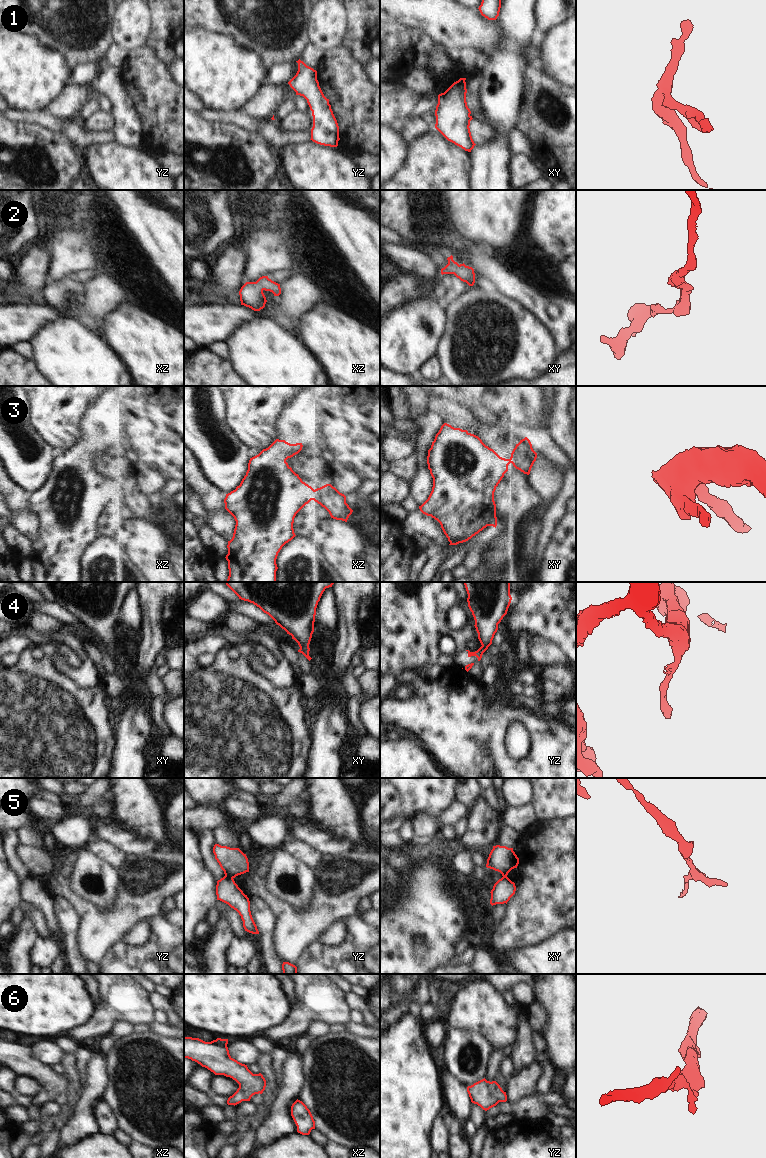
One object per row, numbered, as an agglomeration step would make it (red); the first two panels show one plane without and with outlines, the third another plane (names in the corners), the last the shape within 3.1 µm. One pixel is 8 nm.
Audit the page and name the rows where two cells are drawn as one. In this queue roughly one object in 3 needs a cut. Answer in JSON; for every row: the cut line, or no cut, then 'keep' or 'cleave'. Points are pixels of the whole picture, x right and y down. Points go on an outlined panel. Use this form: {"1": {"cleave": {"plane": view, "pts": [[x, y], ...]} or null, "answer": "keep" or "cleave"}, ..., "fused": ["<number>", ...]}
{"1": {"cleave": null, "answer": "keep"}, "2": {"cleave": null, "answer": "keep"}, "3": {"cleave": {"plane": "xz", "pts": [[314, 490], [312, 499]]}, "answer": "cleave"}, "4": {"cleave": null, "answer": "keep"}, "5": {"cleave": {"plane": "yz", "pts": [[224, 876], [232, 878]]}, "answer": "cleave"}, "6": {"cleave": null, "answer": "keep"}, "fused": ["3", "5"]}

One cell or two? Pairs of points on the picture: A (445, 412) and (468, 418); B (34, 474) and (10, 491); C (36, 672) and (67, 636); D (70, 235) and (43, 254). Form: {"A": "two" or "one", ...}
{"A": "one", "B": "two", "C": "two", "D": "two"}

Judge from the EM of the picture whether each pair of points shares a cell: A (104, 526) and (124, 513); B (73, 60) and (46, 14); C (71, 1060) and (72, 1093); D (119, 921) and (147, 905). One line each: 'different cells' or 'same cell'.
A: same cell
B: same cell
C: same cell
D: same cell

